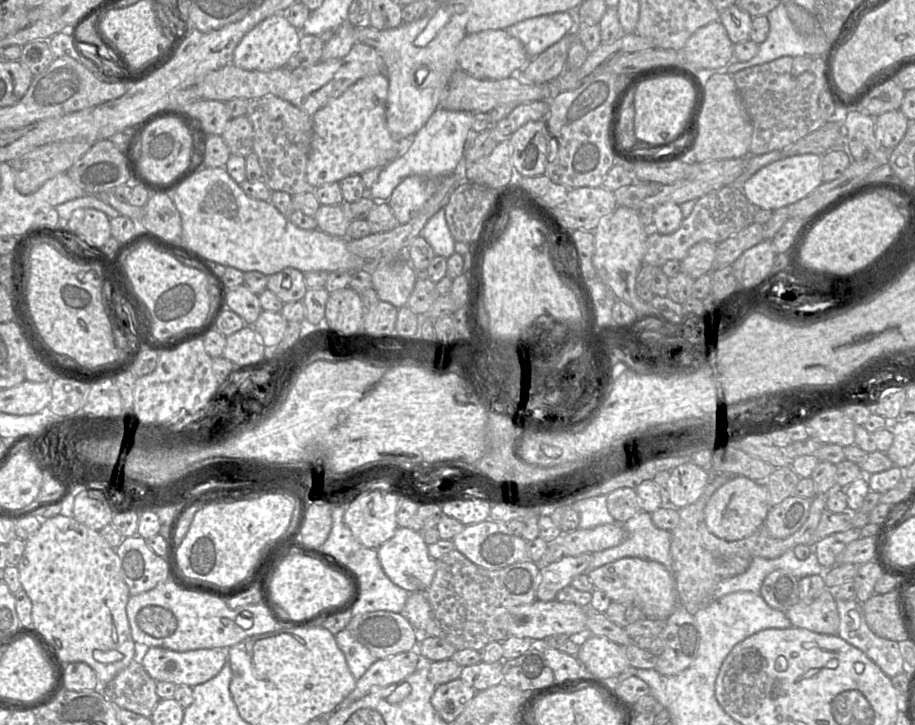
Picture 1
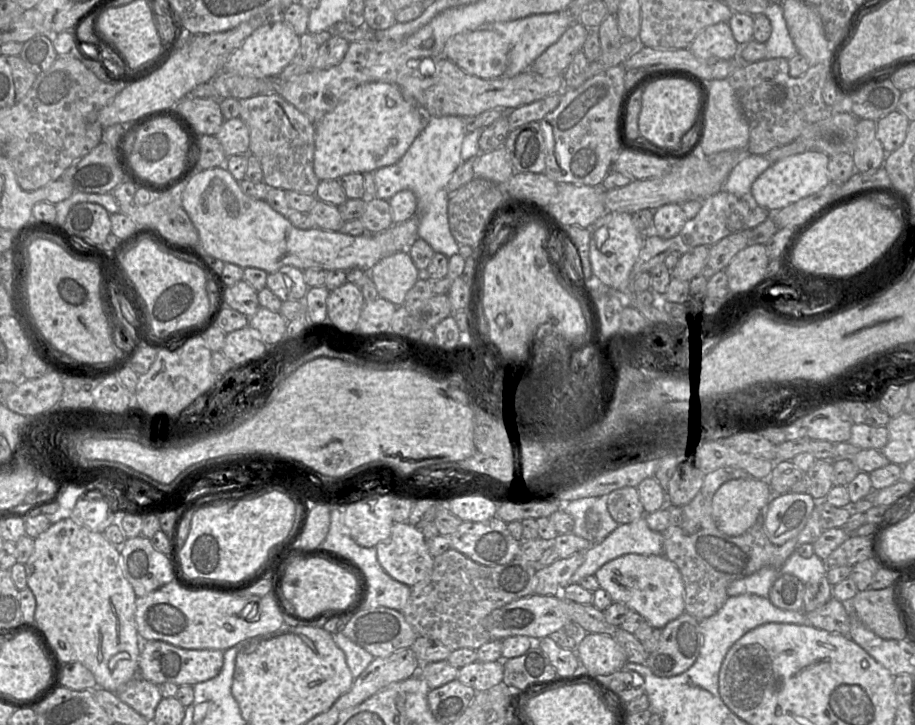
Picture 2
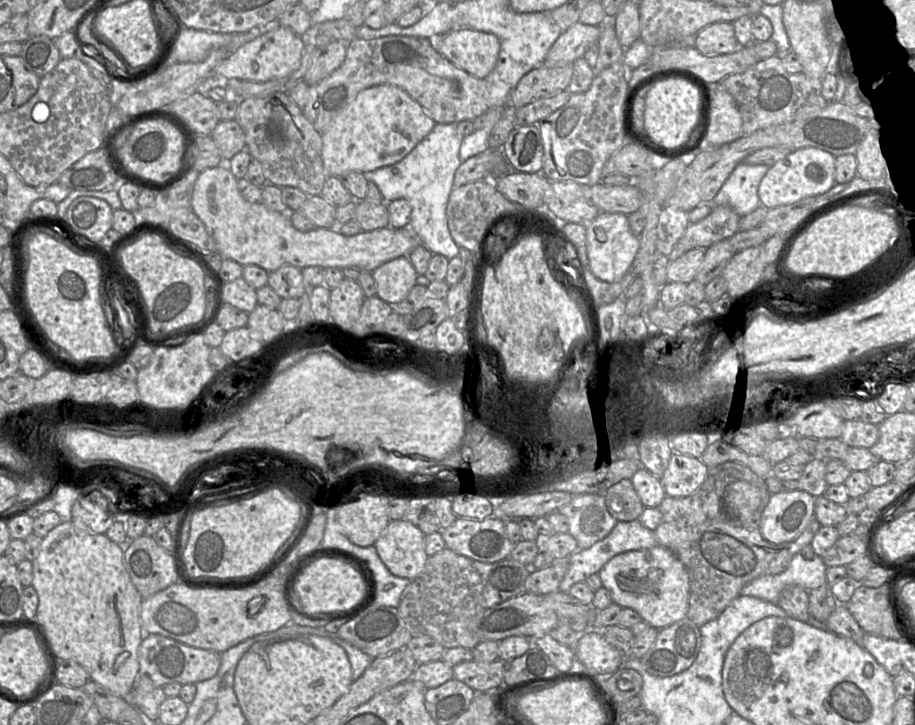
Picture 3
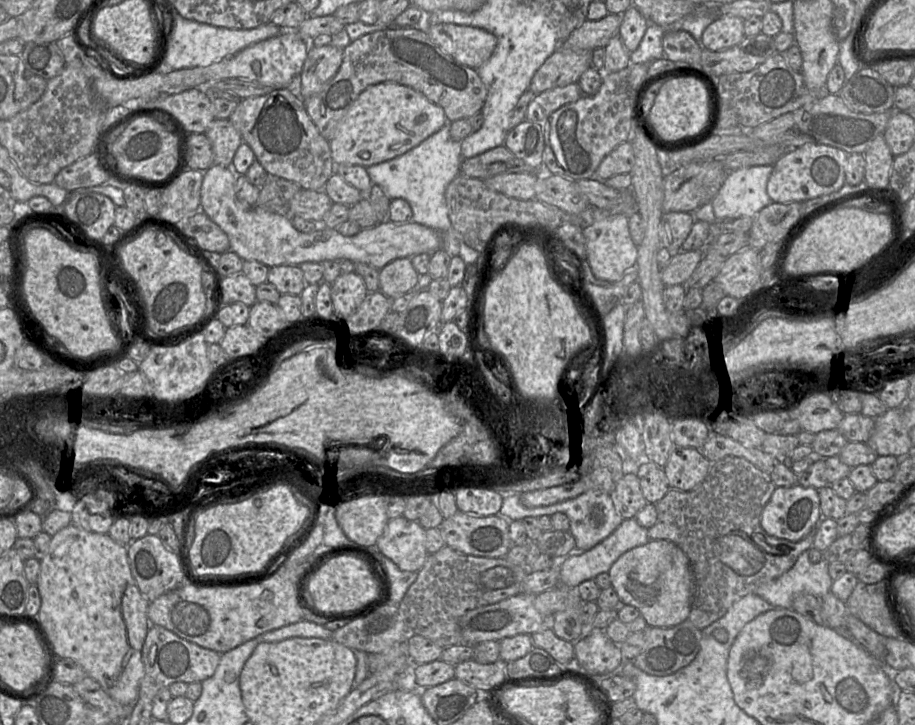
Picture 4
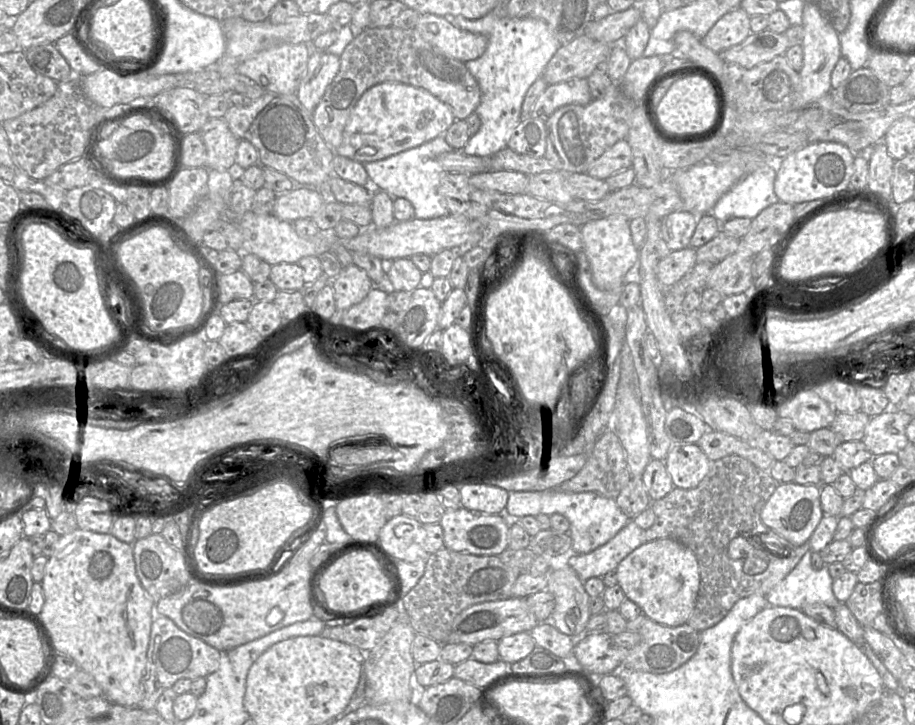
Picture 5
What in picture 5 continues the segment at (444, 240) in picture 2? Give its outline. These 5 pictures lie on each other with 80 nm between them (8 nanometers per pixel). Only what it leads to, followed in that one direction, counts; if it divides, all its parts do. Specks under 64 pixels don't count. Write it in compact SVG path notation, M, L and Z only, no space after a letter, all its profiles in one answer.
M439 135L431 141L420 146L389 156L382 160L363 163L369 176L369 184L374 189L384 190L394 198L405 198L409 200L415 210L417 219L433 219L450 215L445 198L437 191L443 168L438 163L438 156L453 151L454 149L446 142L444 135Z

